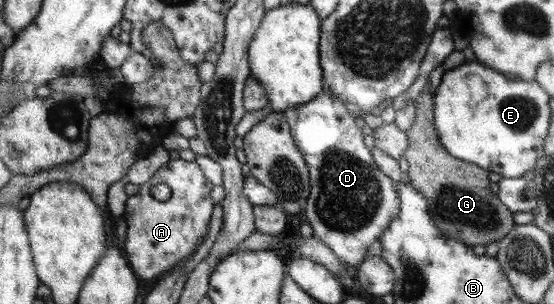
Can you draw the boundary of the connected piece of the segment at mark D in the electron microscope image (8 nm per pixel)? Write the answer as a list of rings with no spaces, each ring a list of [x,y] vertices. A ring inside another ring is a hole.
[[[326,89],[320,91],[312,101],[290,107],[284,110],[283,114],[290,124],[294,145],[307,165],[309,195],[303,208],[305,221],[309,223],[312,235],[320,238],[320,241],[334,252],[340,263],[346,267],[358,265],[364,259],[368,245],[380,239],[386,226],[398,214],[401,205],[398,189],[394,189],[394,181],[386,176],[374,163],[373,157],[370,157],[368,147],[362,143],[362,133],[354,125],[352,113],[348,113],[336,97],[328,95]]]

